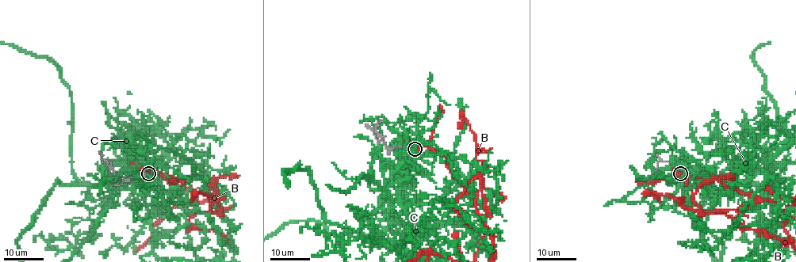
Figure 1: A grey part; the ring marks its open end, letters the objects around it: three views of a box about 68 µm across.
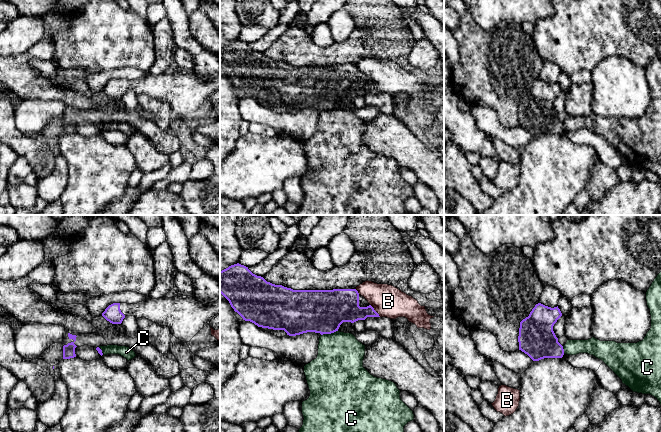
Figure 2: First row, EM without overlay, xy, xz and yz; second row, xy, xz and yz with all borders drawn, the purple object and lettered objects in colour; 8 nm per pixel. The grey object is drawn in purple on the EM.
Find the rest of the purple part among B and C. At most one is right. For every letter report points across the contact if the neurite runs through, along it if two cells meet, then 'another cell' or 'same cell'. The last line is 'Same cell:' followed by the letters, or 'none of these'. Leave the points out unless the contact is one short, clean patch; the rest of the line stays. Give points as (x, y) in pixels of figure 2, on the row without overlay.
B: another cell
C: along xz (337, 106), (321, 111) | another cell
Same cell: none of these

